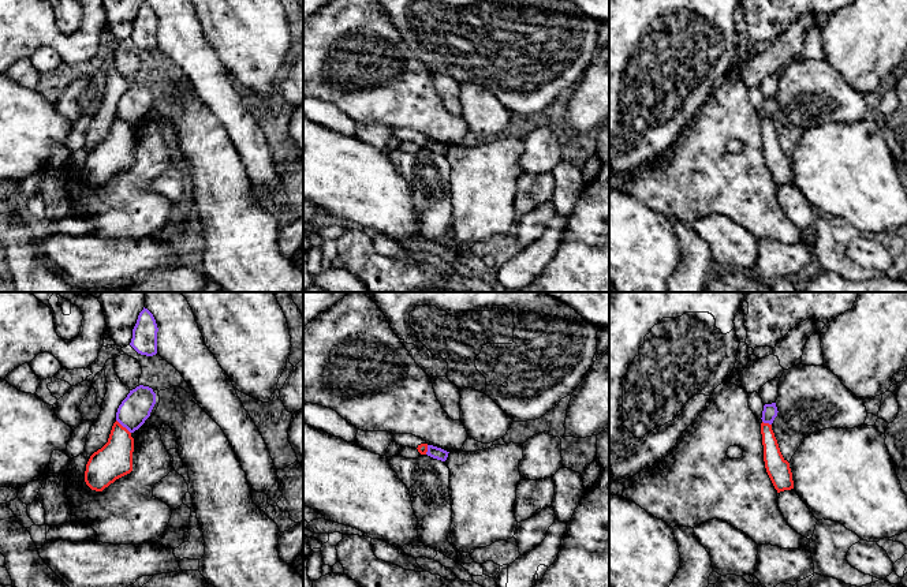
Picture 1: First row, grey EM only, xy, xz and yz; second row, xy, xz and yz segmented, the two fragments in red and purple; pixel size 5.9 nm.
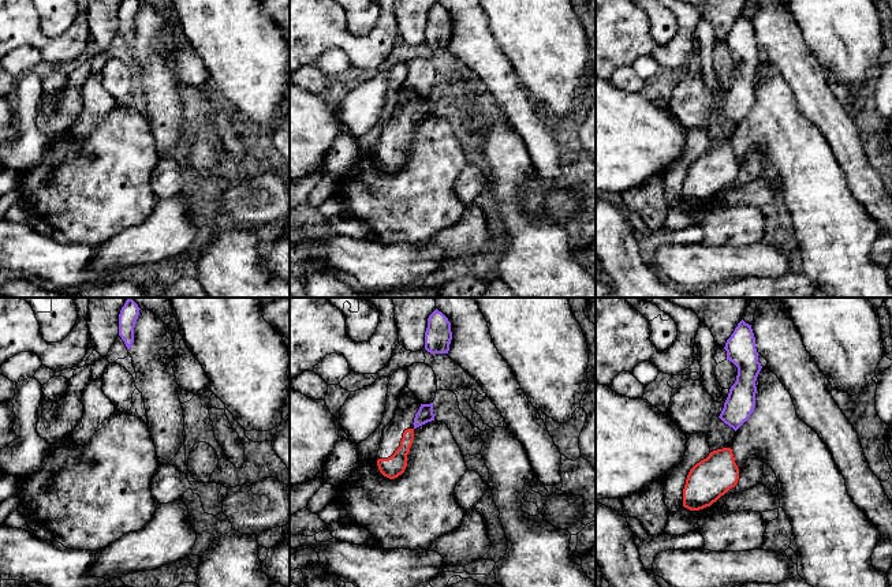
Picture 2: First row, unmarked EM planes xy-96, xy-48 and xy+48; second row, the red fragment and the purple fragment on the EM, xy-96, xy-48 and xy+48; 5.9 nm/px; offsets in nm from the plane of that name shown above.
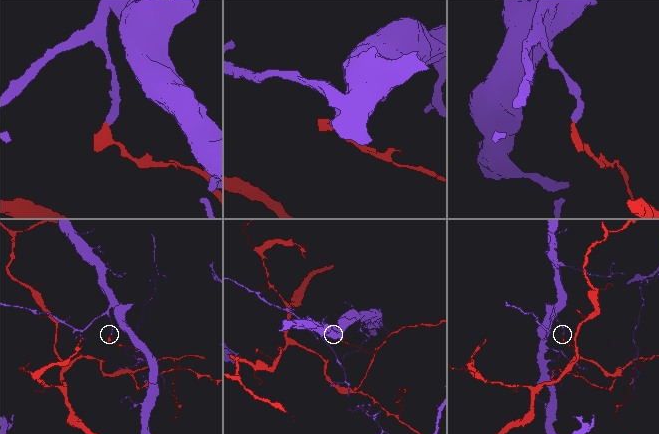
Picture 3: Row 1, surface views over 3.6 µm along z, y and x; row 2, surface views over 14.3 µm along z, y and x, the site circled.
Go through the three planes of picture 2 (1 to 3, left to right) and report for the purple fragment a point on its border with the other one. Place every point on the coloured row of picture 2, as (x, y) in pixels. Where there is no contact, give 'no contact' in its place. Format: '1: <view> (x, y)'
1: no contact
2: no contact
3: no contact

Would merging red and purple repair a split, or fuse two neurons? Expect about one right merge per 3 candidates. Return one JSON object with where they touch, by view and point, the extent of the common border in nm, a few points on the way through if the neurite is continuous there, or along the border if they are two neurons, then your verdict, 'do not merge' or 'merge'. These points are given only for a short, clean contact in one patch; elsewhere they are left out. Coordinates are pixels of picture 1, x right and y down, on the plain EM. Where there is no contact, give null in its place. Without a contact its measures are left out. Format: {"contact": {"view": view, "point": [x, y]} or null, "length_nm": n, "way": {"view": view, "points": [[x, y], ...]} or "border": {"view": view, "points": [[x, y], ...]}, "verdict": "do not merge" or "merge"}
{"contact": {"view": "xy", "point": [122, 120]}, "length_nm": 120, "border": {"view": "xy", "points": [[116, 113], [130, 127]]}, "verdict": "do not merge"}

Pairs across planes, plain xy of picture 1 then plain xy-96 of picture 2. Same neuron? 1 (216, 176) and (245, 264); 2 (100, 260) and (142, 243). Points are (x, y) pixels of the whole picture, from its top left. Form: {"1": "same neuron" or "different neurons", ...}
{"1": "same neuron", "2": "different neurons"}

